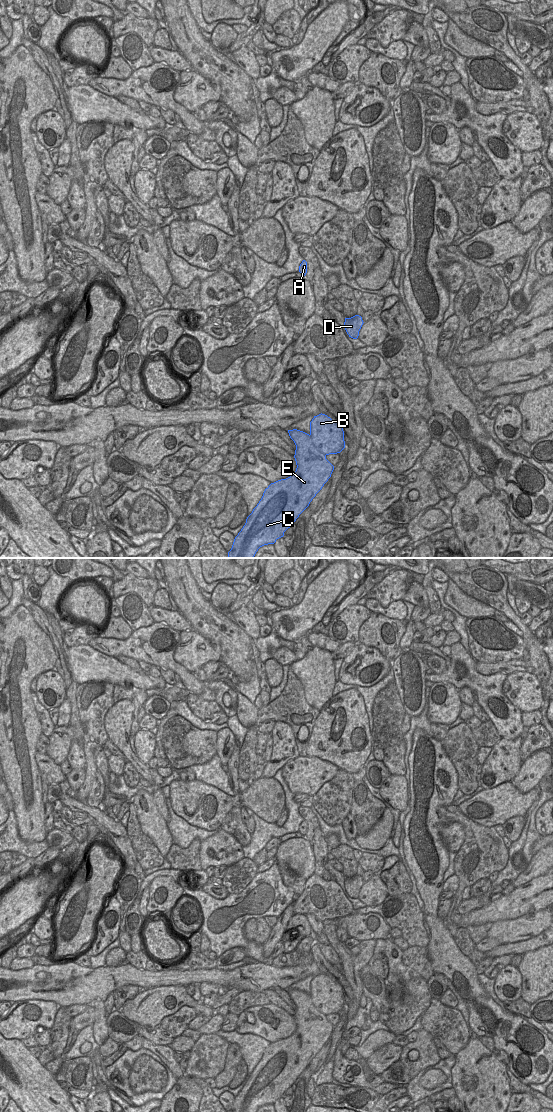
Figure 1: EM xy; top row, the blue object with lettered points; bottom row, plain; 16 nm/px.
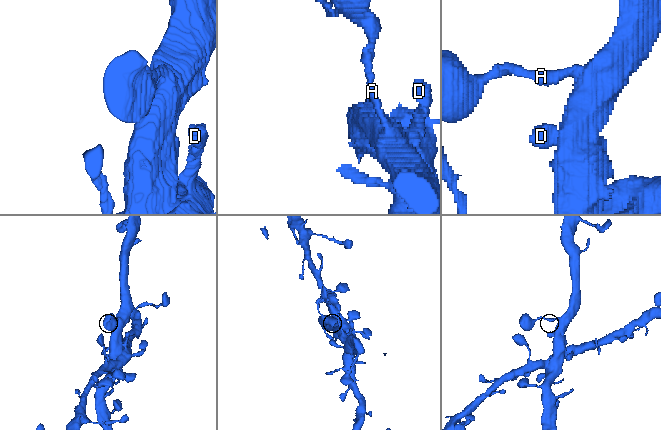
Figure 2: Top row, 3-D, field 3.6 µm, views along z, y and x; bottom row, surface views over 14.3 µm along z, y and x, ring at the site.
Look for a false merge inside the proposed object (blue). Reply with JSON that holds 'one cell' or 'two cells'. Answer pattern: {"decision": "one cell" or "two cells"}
{"decision": "two cells"}

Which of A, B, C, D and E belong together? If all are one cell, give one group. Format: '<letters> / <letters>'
A C E / B D

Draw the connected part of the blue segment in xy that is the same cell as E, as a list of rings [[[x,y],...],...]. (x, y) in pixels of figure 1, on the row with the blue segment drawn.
[[[297,429],[288,430],[288,433],[296,445],[296,471],[290,477],[271,483],[265,489],[261,500],[235,537],[228,558],[253,558],[260,547],[274,544],[283,537],[284,532],[293,525],[331,477],[334,466],[314,446],[311,435]]]

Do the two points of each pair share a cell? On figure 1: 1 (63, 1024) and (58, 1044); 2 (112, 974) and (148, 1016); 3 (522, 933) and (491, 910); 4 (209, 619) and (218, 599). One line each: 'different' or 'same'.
1: same
2: different
3: different
4: different

